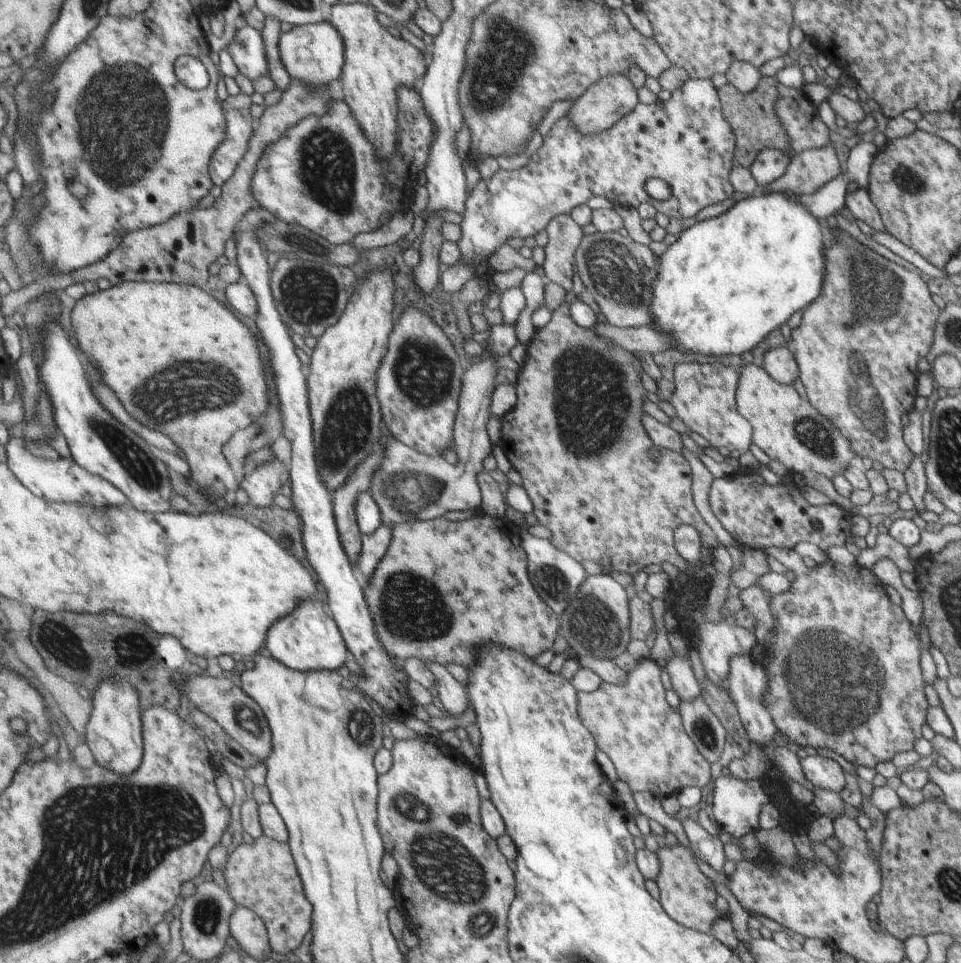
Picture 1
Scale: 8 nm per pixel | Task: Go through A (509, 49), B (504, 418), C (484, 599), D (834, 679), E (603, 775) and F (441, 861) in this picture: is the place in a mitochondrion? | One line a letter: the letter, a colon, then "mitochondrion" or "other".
A: mitochondrion
B: other
C: other
D: mitochondrion
E: other
F: mitochondrion

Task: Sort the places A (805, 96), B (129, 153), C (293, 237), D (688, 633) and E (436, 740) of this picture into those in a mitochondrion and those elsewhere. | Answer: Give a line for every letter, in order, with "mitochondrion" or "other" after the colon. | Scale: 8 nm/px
A: other
B: mitochondrion
C: mitochondrion
D: other
E: other

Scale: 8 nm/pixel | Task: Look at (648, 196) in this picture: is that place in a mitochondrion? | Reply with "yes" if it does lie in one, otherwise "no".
no

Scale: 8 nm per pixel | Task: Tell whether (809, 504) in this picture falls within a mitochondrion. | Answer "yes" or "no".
no

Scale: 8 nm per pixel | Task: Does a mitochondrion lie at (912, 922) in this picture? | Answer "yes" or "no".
no

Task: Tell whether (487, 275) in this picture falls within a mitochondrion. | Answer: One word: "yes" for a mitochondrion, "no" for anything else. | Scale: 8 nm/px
no

